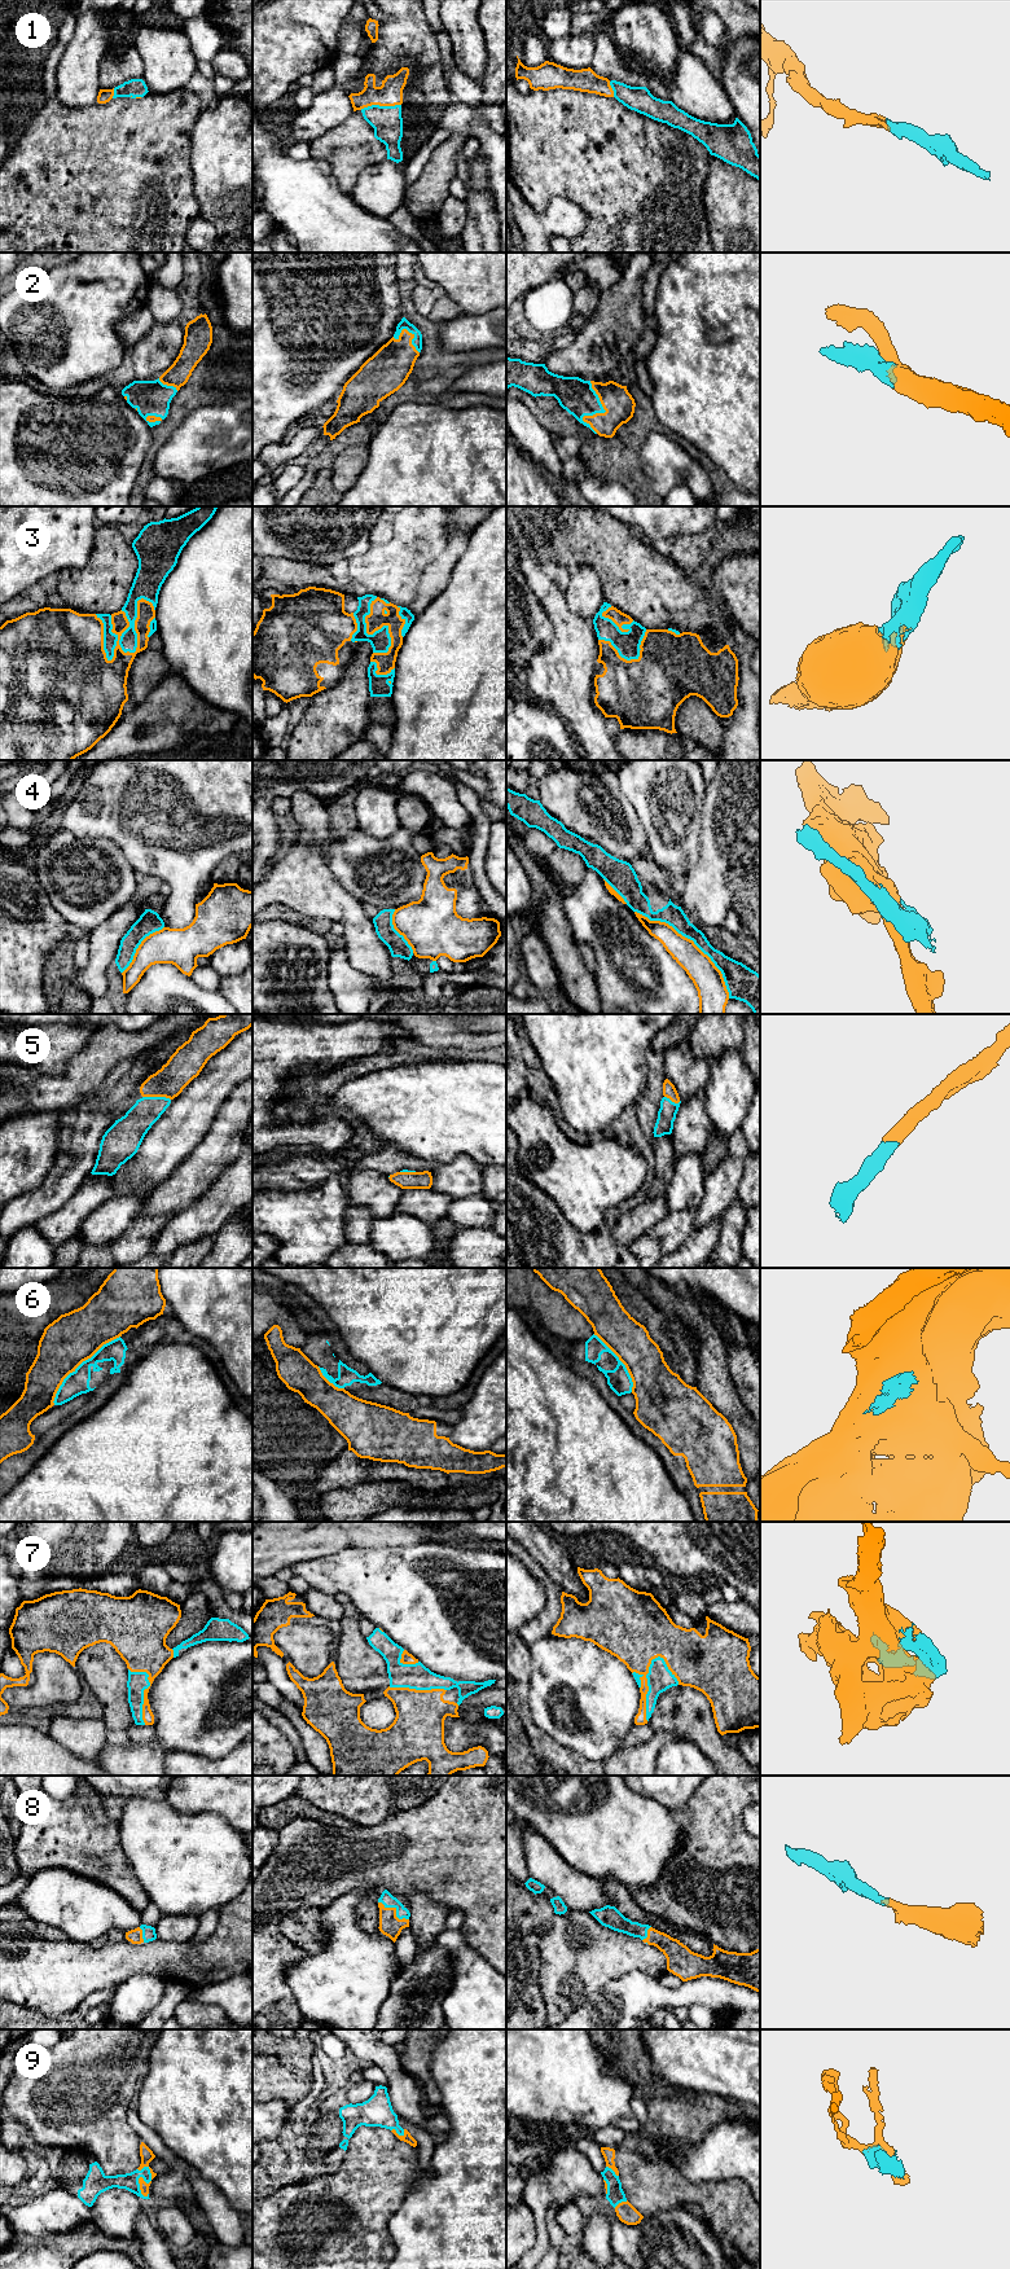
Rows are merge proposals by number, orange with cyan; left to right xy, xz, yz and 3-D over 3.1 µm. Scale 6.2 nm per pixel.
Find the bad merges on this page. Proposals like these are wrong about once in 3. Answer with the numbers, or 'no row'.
4, 6

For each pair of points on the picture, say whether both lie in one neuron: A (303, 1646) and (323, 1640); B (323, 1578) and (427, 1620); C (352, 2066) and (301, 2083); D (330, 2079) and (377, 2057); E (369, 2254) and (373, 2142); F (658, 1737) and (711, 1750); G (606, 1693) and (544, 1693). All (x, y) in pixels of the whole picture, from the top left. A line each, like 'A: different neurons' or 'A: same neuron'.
A: same neuron
B: same neuron
C: different neurons
D: different neurons
E: same neuron
F: different neurons
G: same neuron

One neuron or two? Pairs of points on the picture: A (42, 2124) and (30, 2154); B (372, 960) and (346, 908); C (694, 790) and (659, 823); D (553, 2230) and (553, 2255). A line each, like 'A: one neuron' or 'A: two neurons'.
A: two neurons
B: one neuron
C: one neuron
D: one neuron

